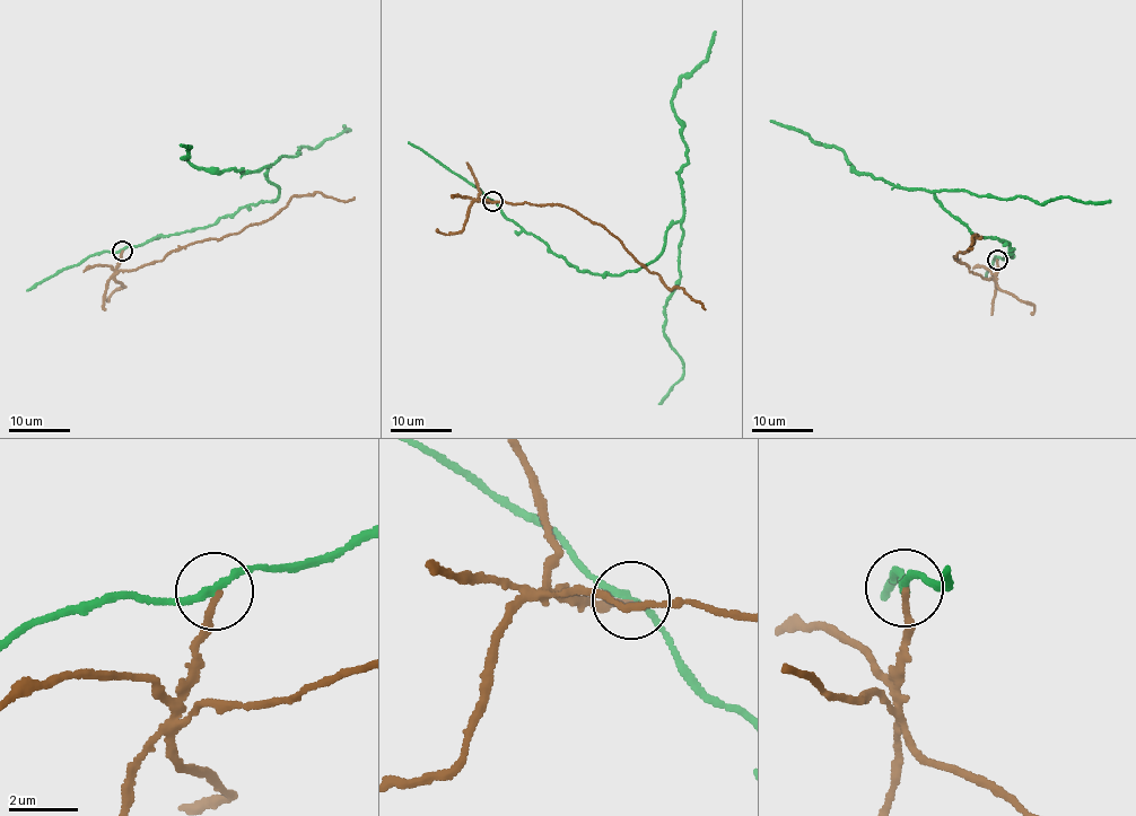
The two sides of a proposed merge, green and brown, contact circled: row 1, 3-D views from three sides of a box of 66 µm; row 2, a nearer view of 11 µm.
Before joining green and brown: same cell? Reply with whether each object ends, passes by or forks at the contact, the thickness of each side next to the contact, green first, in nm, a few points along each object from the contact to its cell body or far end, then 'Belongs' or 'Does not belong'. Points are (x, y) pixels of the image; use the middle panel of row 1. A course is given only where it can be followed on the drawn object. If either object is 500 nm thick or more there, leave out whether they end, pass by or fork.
At the ring green passes by. At the ring brown ends. Thickness 180 nm (green) against 180 nm. Course of green: (492, 201), (580, 271), (635, 272), (654, 259), (683, 217), (688, 155), (673, 91), (716, 32). Course of brown: (492, 201), (564, 204), (601, 225), (634, 260), (671, 289), (684, 289), (705, 309). Does not belong

